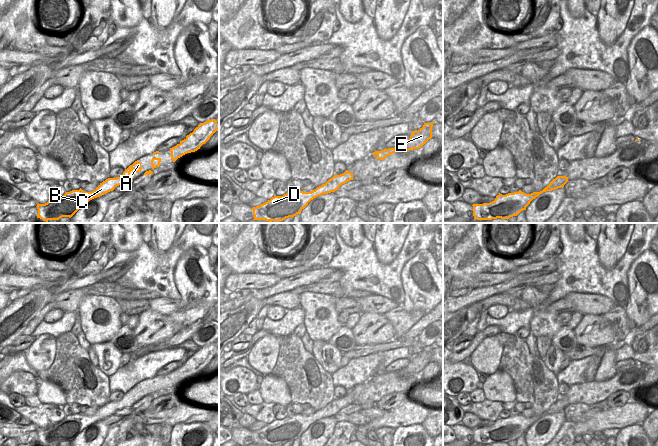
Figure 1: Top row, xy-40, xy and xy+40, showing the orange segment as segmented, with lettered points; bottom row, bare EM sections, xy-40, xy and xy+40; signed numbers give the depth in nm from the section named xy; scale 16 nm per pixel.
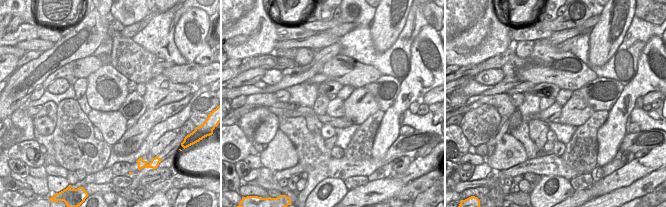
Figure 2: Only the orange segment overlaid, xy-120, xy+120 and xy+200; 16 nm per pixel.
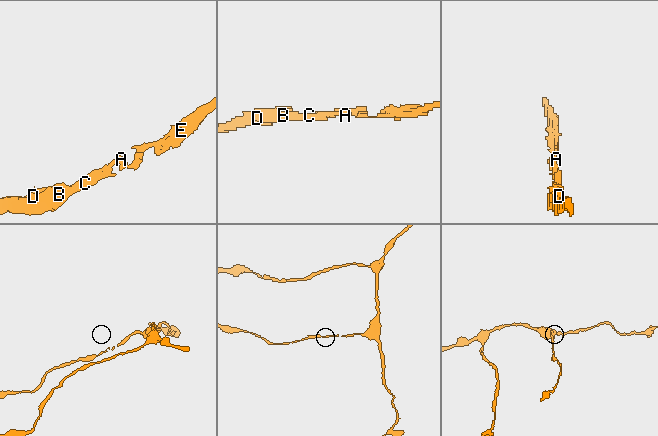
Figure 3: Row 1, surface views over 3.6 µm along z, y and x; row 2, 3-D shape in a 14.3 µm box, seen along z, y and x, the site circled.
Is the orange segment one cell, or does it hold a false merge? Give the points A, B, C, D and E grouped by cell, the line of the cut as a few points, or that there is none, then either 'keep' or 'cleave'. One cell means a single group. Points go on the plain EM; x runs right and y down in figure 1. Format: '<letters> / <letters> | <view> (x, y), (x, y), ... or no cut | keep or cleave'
A B C D E | no cut | keep

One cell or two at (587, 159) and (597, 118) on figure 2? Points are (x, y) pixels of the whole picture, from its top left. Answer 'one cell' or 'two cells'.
one cell

